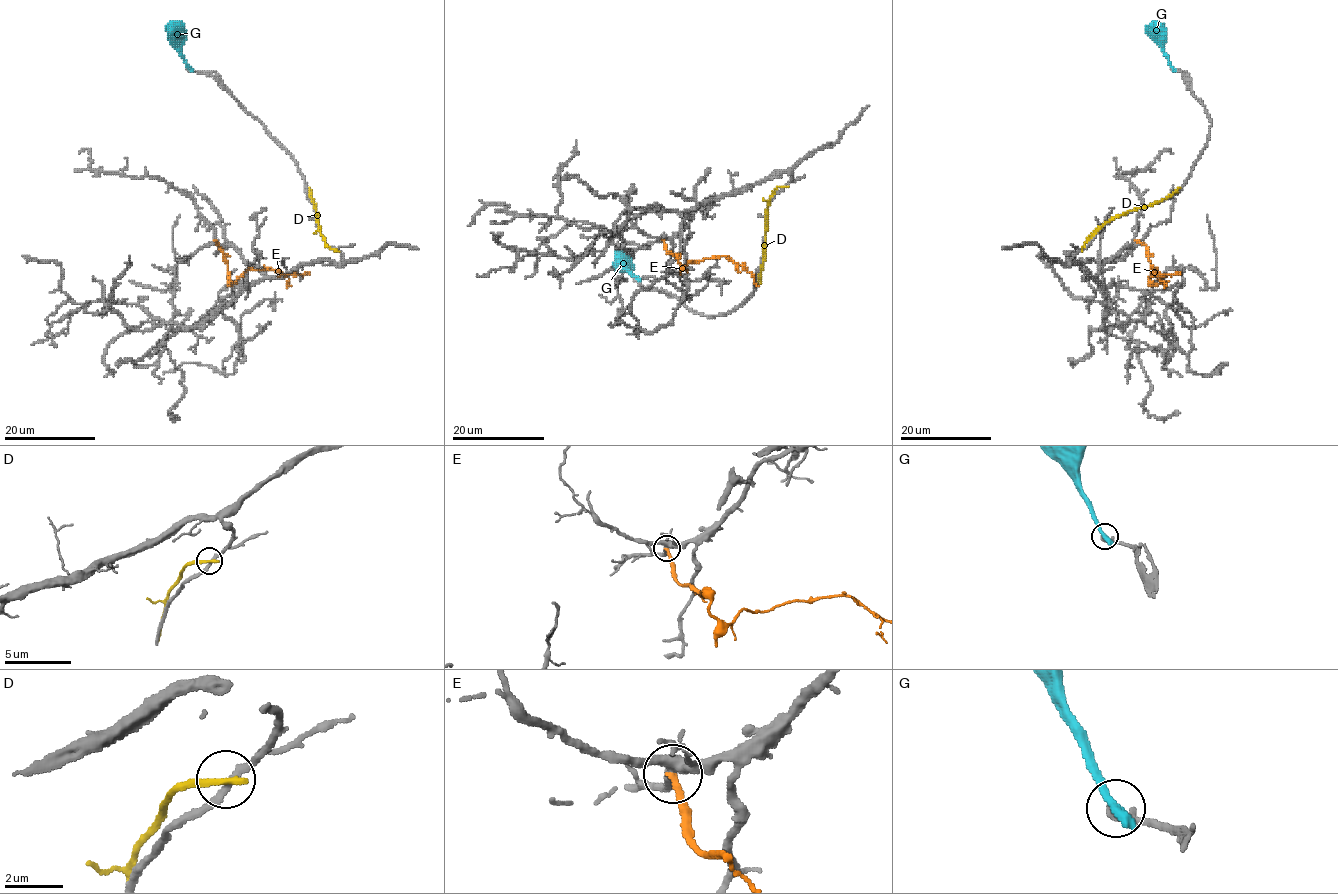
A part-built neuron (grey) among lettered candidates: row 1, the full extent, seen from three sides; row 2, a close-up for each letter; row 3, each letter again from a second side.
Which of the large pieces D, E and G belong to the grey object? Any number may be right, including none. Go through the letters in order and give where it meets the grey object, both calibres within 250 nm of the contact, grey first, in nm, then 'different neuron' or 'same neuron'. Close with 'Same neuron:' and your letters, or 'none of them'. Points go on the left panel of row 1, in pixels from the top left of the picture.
D: (334, 250) | 180/280 nm | different neuron
E: (215, 239) | 340/240 nm | different neuron
G: (189, 68) | 400/480 nm | different neuron
Same neuron: none of them

